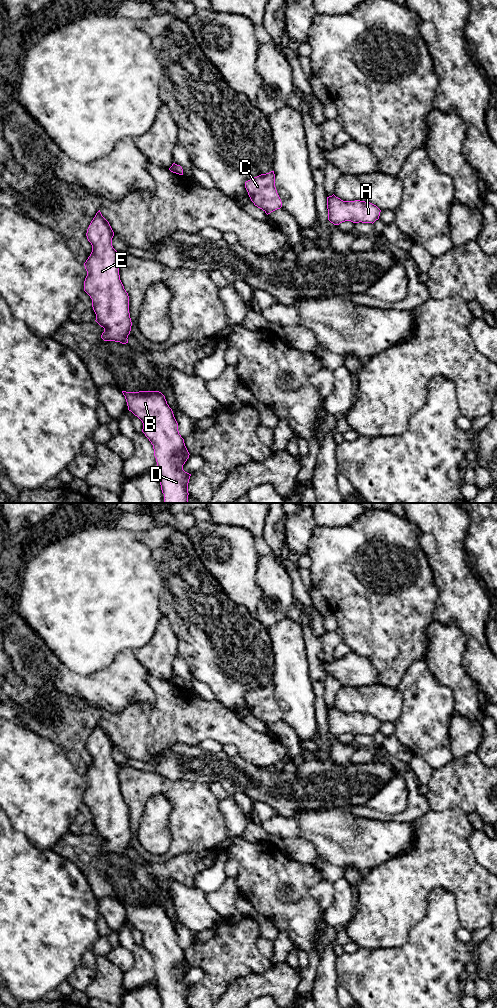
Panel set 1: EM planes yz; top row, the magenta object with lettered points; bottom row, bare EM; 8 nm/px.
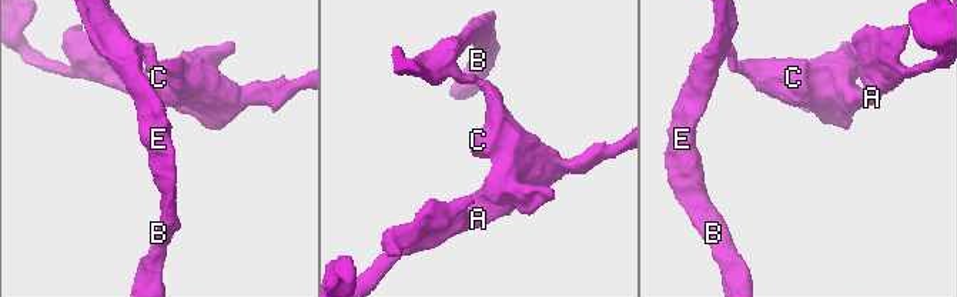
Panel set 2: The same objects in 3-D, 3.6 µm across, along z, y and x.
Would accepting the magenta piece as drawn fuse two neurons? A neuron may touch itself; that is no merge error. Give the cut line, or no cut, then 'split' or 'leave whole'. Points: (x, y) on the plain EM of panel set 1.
cut in yz along (174, 676), (175, 684); split

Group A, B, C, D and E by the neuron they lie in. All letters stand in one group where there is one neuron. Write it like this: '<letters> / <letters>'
A C / B D E

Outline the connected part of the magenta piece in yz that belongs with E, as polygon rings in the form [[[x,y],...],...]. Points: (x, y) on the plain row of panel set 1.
[[[100,722],[86,748],[92,764],[84,775],[87,783],[84,803],[92,811],[95,833],[104,840],[101,850],[126,856],[132,838],[129,808],[120,792],[118,764],[112,758],[114,744]]]

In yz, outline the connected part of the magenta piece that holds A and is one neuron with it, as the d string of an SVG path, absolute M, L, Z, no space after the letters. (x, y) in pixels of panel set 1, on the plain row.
M334 706L327 709L328 732L334 737L345 733L353 735L374 735L381 722L370 714L355 712L343 713Z

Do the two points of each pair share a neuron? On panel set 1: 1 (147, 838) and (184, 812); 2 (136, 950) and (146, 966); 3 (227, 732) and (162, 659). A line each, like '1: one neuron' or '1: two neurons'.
1: two neurons
2: one neuron
3: two neurons

